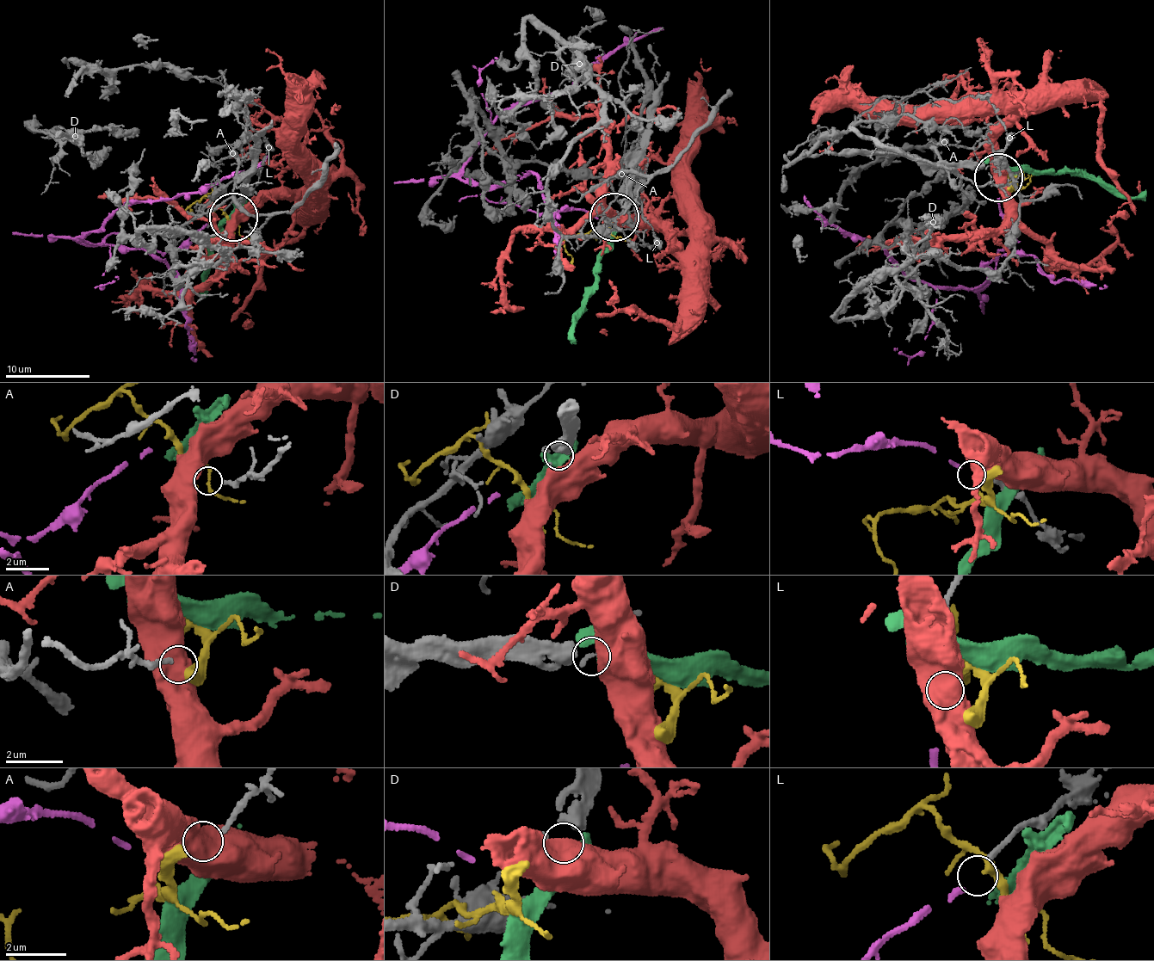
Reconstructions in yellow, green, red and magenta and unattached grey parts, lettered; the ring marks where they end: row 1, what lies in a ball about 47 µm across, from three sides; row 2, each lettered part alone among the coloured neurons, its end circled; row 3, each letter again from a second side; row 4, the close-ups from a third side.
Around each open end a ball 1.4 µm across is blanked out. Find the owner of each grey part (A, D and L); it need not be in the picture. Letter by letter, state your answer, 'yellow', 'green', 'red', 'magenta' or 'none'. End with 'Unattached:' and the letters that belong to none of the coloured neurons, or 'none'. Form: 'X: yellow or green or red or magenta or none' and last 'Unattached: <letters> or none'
A: yellow
D: green
L: magenta
Unattached: none

